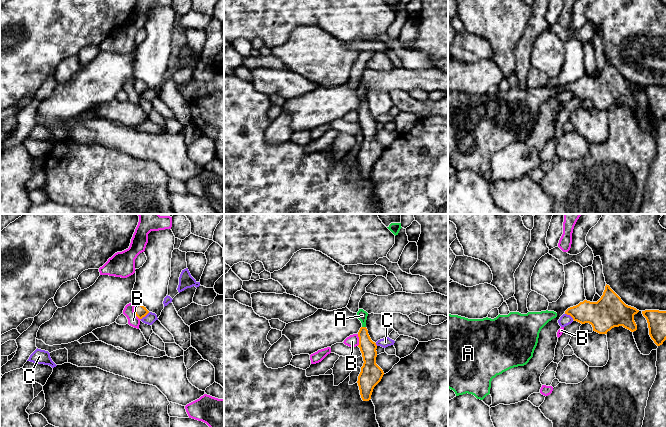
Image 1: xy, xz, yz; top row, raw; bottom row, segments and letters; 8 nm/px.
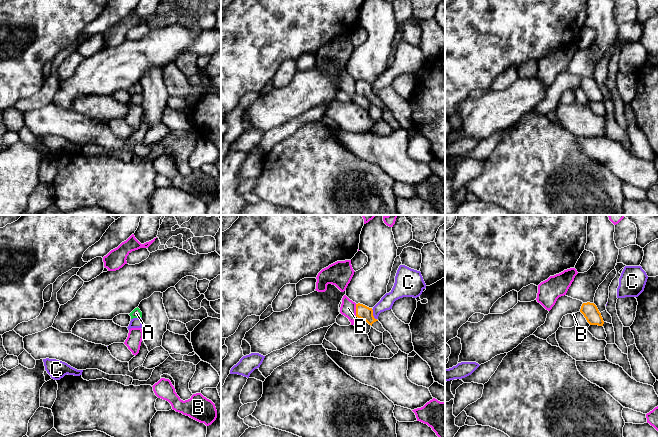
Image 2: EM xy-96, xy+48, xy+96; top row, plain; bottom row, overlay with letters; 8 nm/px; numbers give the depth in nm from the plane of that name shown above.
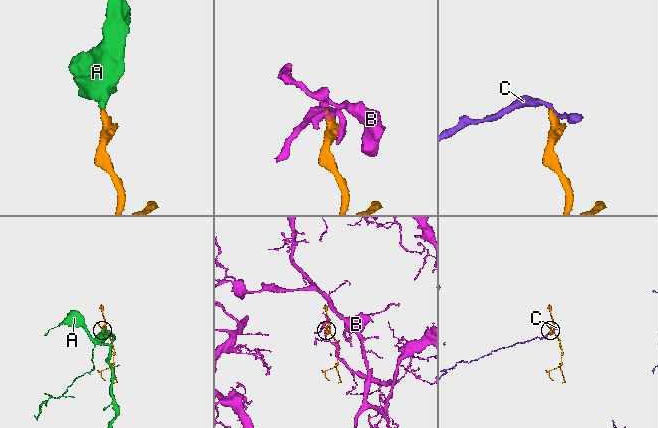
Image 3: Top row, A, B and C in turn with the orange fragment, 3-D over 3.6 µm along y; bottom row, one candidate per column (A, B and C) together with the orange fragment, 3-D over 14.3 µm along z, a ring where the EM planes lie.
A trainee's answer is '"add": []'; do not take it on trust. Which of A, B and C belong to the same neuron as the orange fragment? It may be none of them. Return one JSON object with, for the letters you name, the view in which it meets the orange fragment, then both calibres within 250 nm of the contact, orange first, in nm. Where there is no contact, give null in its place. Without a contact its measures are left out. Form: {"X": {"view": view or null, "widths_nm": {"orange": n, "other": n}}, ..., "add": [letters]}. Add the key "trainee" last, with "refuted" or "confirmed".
{"A": {"view": "xz", "widths_nm": {"orange": 130, "other": 80}}, "add": ["A"], "trainee": "refuted"}

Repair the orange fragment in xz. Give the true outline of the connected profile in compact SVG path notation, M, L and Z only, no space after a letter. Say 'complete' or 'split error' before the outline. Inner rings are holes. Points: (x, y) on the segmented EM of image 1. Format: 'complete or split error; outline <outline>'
split error; outline M359 309L357 317L362 323L362 327L358 332L360 351L363 357L363 366L358 376L358 386L360 395L363 401L369 401L374 387L381 381L384 372L376 364L377 357L377 345L373 342L368 334L366 328L366 320L368 313L363 309Z

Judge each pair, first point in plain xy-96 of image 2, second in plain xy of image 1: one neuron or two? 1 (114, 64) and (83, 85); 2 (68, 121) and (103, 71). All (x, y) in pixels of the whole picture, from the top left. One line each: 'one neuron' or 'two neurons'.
1: one neuron
2: two neurons

